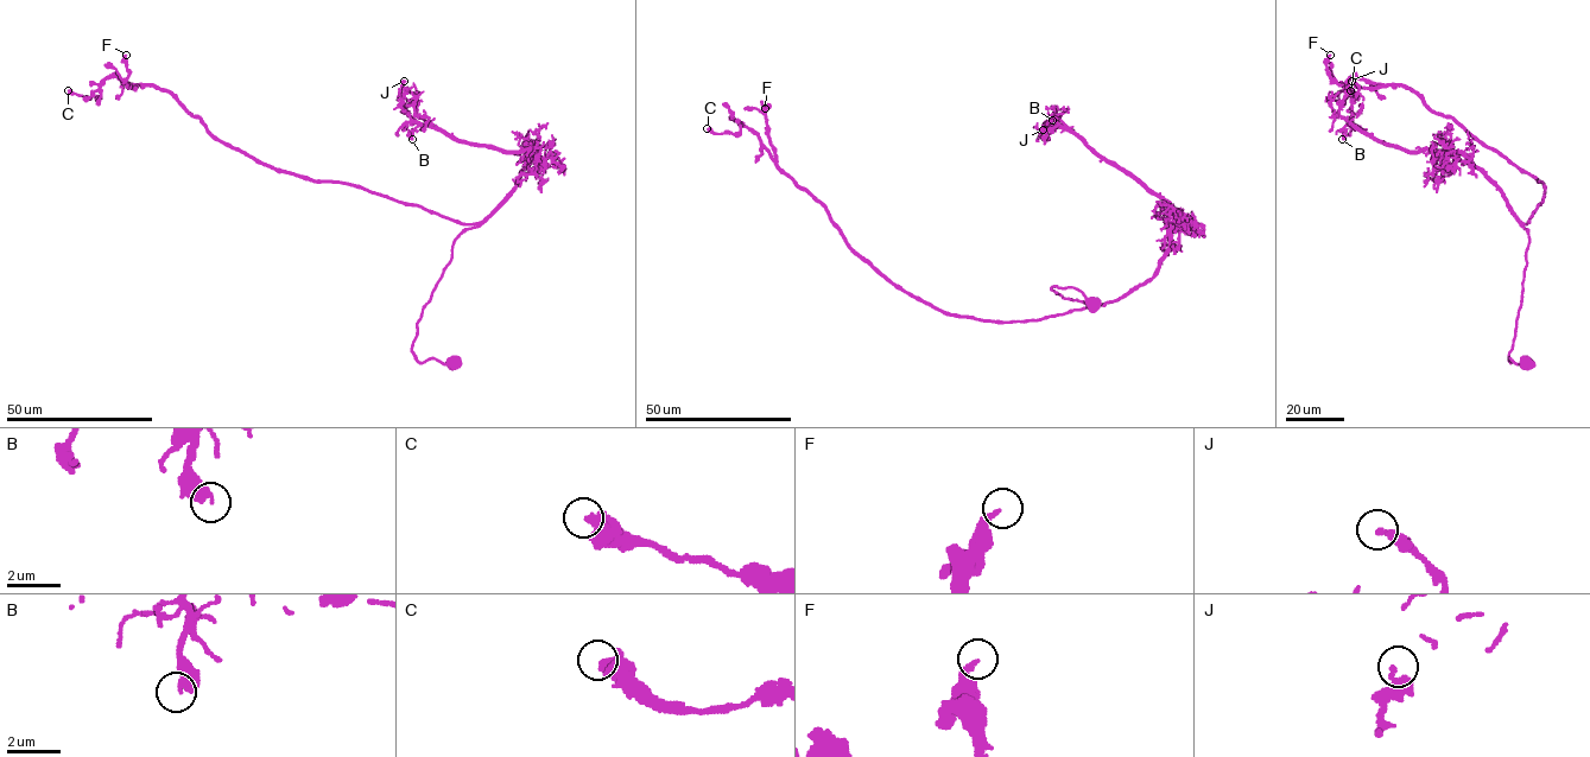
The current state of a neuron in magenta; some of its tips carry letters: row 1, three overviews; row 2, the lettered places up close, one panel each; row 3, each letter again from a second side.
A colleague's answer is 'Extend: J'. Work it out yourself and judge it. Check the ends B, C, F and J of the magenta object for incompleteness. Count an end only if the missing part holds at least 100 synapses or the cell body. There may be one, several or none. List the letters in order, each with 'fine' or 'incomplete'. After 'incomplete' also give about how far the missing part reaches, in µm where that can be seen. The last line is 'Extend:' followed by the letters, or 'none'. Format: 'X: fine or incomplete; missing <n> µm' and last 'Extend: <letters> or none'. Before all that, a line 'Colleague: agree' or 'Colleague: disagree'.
Colleague: disagree
B: fine
C: fine
F: fine
J: fine
Extend: none

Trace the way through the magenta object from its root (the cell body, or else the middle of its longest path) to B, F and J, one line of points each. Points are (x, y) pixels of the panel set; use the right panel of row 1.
B: (1526, 361), (1511, 362), (1508, 354), (1528, 236), (1503, 195), (1459, 153), (1406, 151), (1347, 125), (1342, 139)
F: (1526, 361), (1508, 360), (1528, 242), (1521, 224), (1544, 184), (1410, 89), (1340, 86), (1330, 55)
J: (1526, 361), (1511, 362), (1508, 354), (1527, 230), (1465, 156), (1406, 151), (1351, 126), (1359, 90), (1351, 81)

